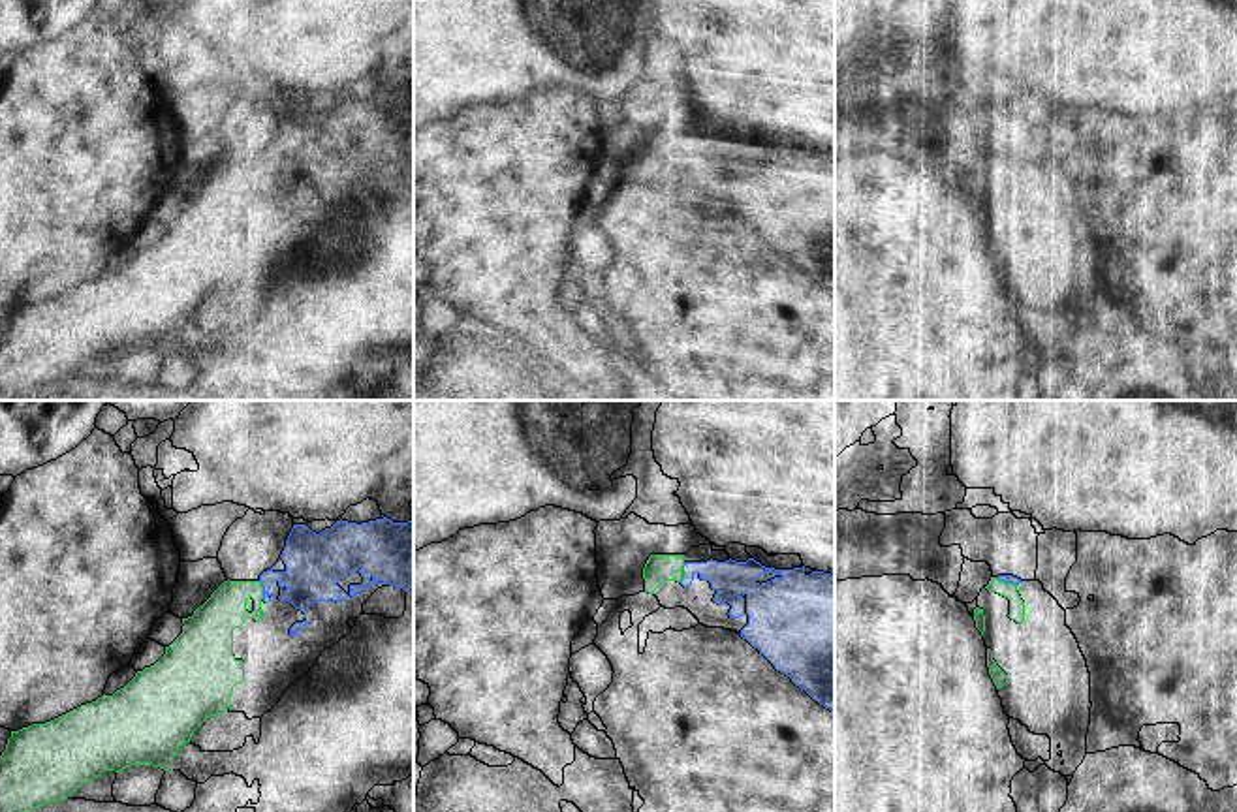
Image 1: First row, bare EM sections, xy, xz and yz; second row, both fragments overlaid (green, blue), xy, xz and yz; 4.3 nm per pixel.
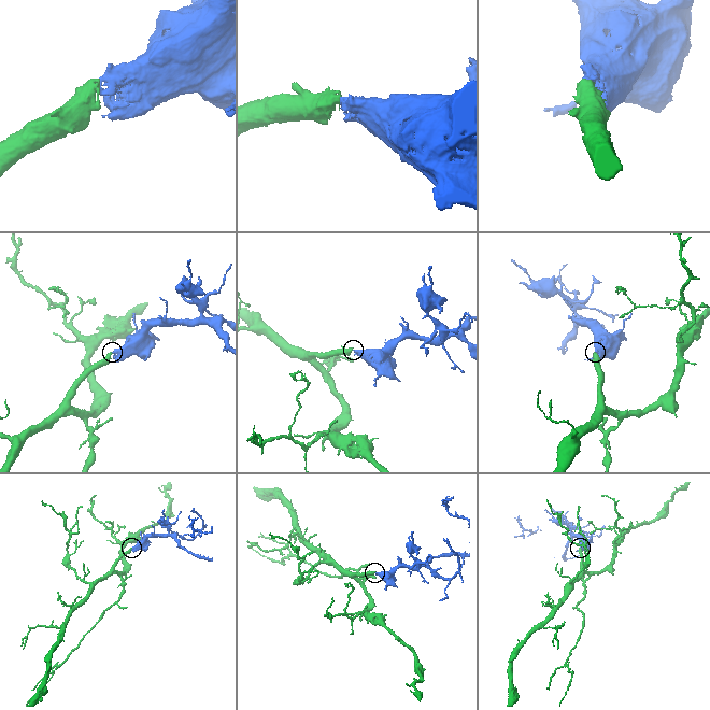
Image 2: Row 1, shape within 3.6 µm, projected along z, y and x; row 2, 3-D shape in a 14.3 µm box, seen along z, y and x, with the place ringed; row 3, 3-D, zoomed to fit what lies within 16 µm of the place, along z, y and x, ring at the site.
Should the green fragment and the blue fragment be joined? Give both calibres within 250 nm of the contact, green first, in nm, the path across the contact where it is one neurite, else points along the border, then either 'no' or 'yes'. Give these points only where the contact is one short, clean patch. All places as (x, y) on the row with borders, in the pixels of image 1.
120 nm thick on the green side, 160 nm on the other; runs through xz (658, 568), (681, 572), (704, 568), (730, 579); yes

